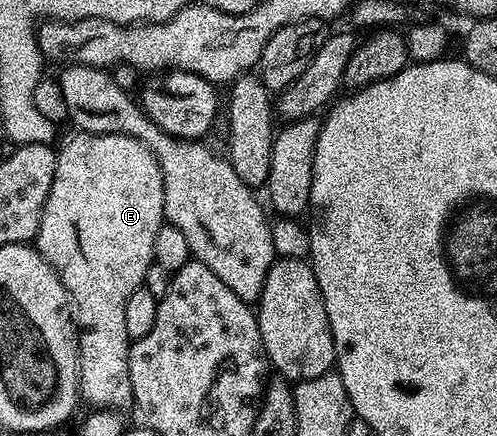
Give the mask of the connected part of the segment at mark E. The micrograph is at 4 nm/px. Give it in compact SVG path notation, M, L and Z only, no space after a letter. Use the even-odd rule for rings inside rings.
M74 134L63 148L57 149L58 161L56 162L56 174L52 182L52 190L48 190L48 198L44 202L42 221L38 227L36 247L39 254L54 267L59 278L64 282L66 291L70 293L73 311L76 313L76 324L80 329L78 333L78 390L83 401L86 400L95 409L109 408L111 410L123 410L134 404L132 394L132 382L128 374L128 358L130 357L131 339L124 323L124 305L128 298L138 288L143 287L148 274L148 266L154 263L154 243L156 234L161 230L164 223L164 178L160 166L156 162L154 152L148 150L140 140L134 136L100 136L97 134Z

